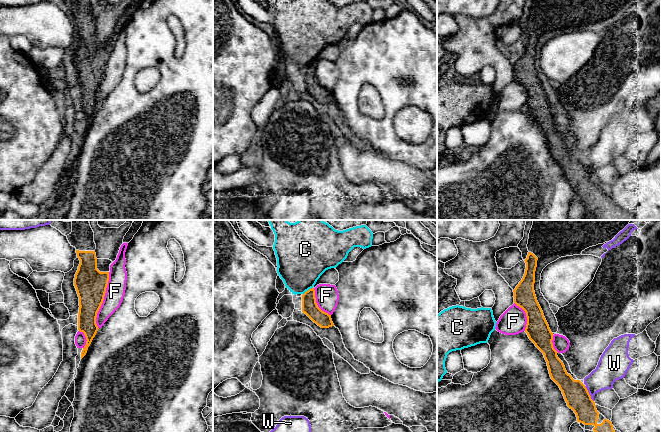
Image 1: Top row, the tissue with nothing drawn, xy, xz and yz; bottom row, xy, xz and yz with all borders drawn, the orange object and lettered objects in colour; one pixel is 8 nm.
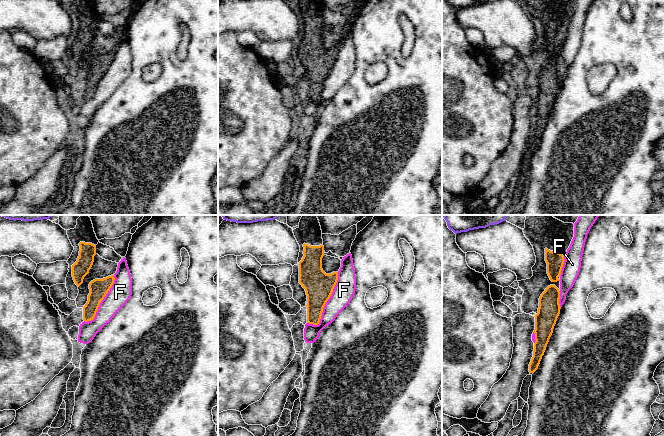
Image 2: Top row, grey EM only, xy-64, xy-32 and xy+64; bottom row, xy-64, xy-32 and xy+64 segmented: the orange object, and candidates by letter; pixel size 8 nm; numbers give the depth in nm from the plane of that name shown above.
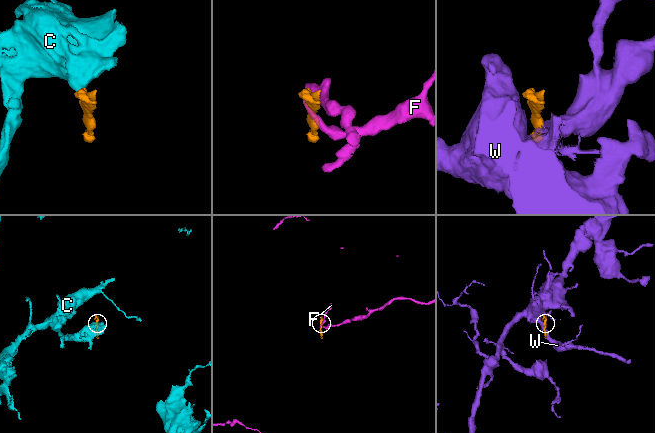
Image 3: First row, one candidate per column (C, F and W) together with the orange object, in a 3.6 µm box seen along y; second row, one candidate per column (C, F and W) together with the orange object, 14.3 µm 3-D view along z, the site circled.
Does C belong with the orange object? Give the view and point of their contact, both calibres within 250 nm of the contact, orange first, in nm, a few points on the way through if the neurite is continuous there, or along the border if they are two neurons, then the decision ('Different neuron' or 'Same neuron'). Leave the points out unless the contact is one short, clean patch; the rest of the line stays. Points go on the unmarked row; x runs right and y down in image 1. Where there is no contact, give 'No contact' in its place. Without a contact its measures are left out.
Touches orange at xz (308, 66). Thickness 130 nm (orange) against 400 nm. Boundary: xz (312, 63), (303, 70). Different neuron

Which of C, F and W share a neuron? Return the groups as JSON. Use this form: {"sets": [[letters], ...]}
{"sets": [["C"], ["F"], ["W"]]}

